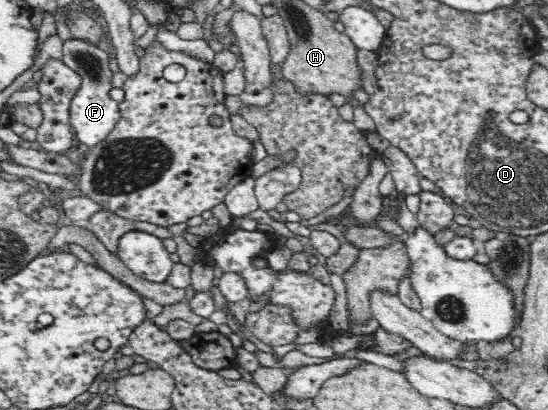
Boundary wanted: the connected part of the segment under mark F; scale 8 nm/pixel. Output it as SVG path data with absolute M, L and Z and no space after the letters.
M76 38L62 41L60 60L82 78L80 88L76 90L74 98L70 100L69 121L79 141L88 147L96 146L100 140L104 140L121 118L119 103L109 95L114 88L111 81L114 73L110 69L110 59L111 57L103 45L95 45L85 39Z

